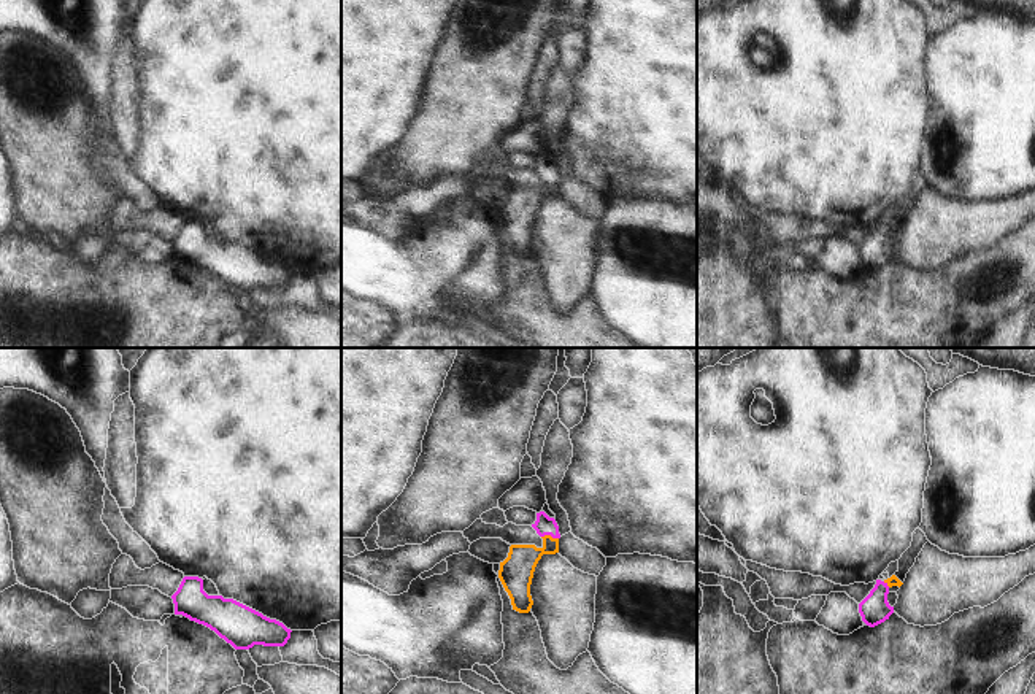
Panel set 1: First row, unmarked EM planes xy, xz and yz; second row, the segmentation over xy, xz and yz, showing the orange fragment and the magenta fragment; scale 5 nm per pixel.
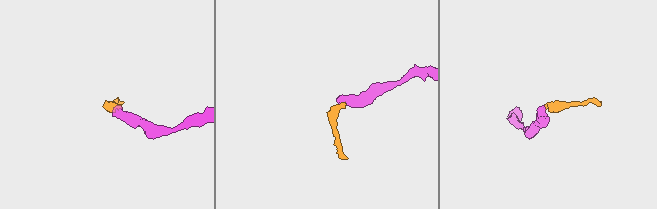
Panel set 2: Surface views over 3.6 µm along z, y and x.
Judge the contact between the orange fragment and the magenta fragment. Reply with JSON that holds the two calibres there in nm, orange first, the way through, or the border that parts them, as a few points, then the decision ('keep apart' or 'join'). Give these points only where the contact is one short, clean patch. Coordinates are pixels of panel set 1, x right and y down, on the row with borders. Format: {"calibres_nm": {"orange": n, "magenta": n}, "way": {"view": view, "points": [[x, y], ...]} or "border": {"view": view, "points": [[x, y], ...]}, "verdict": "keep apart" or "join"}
{"calibres_nm": {"orange": 170, "magenta": 100}, "way": {"view": "xz", "points": [[516, 572], [550, 535], [545, 526]]}, "verdict": "join"}

